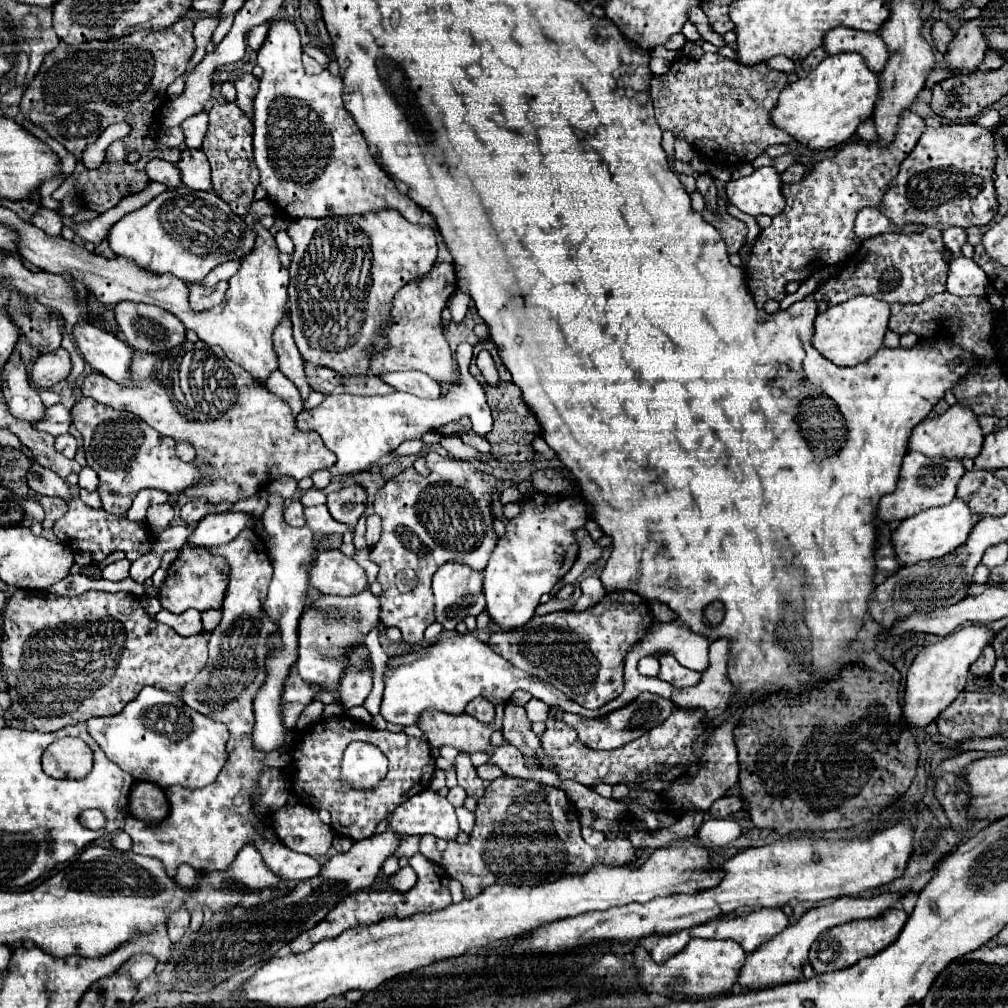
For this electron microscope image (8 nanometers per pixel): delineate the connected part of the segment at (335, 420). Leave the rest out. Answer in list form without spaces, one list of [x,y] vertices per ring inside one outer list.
[[[461,343],[457,347],[457,365],[459,365],[459,381],[455,381],[445,395],[439,399],[421,399],[409,393],[391,393],[391,395],[329,395],[323,403],[311,411],[301,411],[297,417],[297,427],[303,431],[317,431],[321,439],[325,439],[325,447],[337,455],[337,463],[324,472],[315,472],[311,476],[313,487],[324,489],[333,477],[349,475],[357,471],[371,469],[383,455],[391,453],[397,445],[407,439],[419,439],[423,433],[431,429],[439,429],[449,421],[457,421],[461,417],[469,417],[473,423],[473,433],[487,435],[493,425],[491,409],[485,401],[483,387],[471,377],[469,363],[473,357],[473,347],[469,343]]]

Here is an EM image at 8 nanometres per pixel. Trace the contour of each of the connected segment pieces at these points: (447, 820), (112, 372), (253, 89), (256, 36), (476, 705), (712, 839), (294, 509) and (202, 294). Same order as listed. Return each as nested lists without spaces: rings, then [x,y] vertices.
[[[421,791],[401,803],[391,819],[389,829],[399,835],[435,835],[439,839],[457,839],[459,821],[453,805],[435,791]]]
[[[91,323],[73,325],[73,337],[77,349],[93,371],[99,371],[123,385],[131,383],[129,365],[133,359],[133,349],[127,343]]]
[[[243,73],[235,79],[237,107],[241,107],[241,111],[245,111],[249,119],[253,117],[253,99],[257,95],[257,87],[259,87],[259,79],[253,77],[251,73]]]
[[[267,23],[253,27],[253,29],[249,31],[249,35],[247,35],[247,43],[249,43],[249,47],[251,47],[253,51],[257,51],[257,49],[263,45],[265,37],[267,37]]]
[[[475,697],[471,703],[467,703],[465,713],[469,713],[471,717],[475,717],[477,721],[489,724],[495,719],[495,707],[493,703],[489,703],[483,697]]]
[[[709,819],[699,829],[699,839],[703,845],[729,845],[741,835],[741,827],[735,821]]]
[[[291,501],[285,509],[285,521],[293,527],[303,527],[305,519],[303,519],[303,505],[299,501]]]
[[[219,281],[215,287],[203,287],[201,283],[189,283],[187,287],[191,293],[191,307],[195,311],[207,311],[223,301],[227,291],[227,281]]]

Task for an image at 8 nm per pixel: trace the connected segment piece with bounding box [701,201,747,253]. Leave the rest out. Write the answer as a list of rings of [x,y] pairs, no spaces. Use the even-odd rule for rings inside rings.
[[[719,201],[719,213],[711,213],[711,211],[703,211],[701,213],[703,219],[707,223],[711,223],[723,237],[723,241],[727,243],[727,251],[729,253],[737,253],[747,237],[747,227],[743,221],[733,219],[731,215],[727,215],[725,211],[725,203]]]

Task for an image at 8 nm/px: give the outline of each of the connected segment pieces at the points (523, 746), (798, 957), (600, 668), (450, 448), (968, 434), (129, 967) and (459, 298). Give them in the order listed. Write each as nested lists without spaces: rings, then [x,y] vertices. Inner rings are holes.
[[[507,703],[501,733],[503,733],[503,739],[507,743],[515,745],[523,756],[541,759],[541,767],[551,771],[551,763],[547,763],[547,757],[543,755],[539,739],[531,730],[531,721],[527,719],[527,713],[523,707],[519,707],[515,703]]]
[[[885,893],[885,895],[871,897],[871,899],[841,897],[841,899],[835,899],[833,903],[825,903],[821,907],[817,907],[817,909],[807,911],[797,923],[789,925],[785,931],[781,931],[771,941],[767,941],[765,945],[761,945],[757,951],[753,951],[753,953],[747,955],[745,965],[743,965],[741,973],[739,973],[739,983],[743,987],[747,987],[747,985],[763,987],[763,985],[775,985],[775,983],[785,983],[785,981],[797,979],[799,973],[801,973],[801,969],[803,969],[803,963],[807,961],[809,947],[817,939],[819,933],[823,933],[829,927],[835,927],[835,925],[853,921],[853,919],[873,919],[873,917],[879,917],[889,907],[899,905],[899,901],[901,901],[901,895],[897,895],[897,893]]]
[[[615,591],[613,595],[605,595],[603,601],[589,607],[587,611],[575,613],[575,611],[557,611],[549,615],[535,615],[529,623],[523,627],[511,629],[511,631],[497,631],[489,637],[489,647],[499,653],[501,657],[509,659],[515,667],[549,681],[559,691],[563,691],[567,697],[571,697],[575,703],[587,709],[599,709],[623,691],[623,661],[625,655],[631,651],[631,647],[645,637],[645,633],[653,625],[653,615],[649,611],[649,605],[643,597],[639,597],[633,591]]]
[[[451,435],[451,437],[443,437],[441,441],[439,441],[439,445],[451,455],[451,457],[455,457],[455,459],[463,459],[463,461],[467,461],[467,459],[481,459],[481,461],[487,461],[487,459],[493,459],[493,455],[491,453],[479,453],[479,451],[475,451],[473,447],[469,447],[469,445],[465,445],[457,435]]]
[[[957,403],[957,405],[949,407],[949,411],[945,411],[943,415],[919,423],[909,437],[907,449],[909,451],[919,451],[919,453],[929,455],[929,457],[965,459],[965,457],[979,455],[981,445],[983,445],[983,433],[981,433],[981,427],[977,423],[975,413],[969,407],[963,407],[963,405]]]
[[[133,955],[121,969],[123,973],[129,973],[137,983],[141,983],[145,977],[149,977],[155,971],[155,959],[151,955]]]
[[[455,291],[455,295],[449,299],[449,305],[447,305],[453,315],[453,321],[457,321],[457,323],[463,321],[463,317],[469,309],[469,301],[471,301],[471,297],[467,297],[463,291]]]

